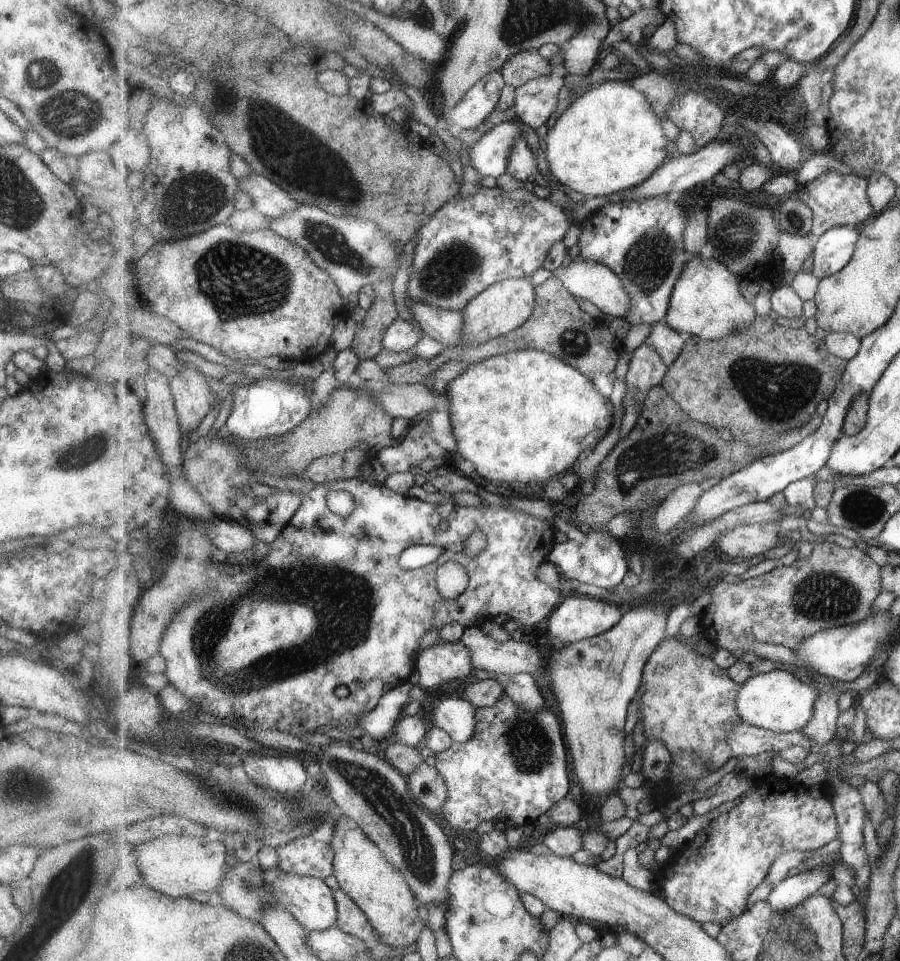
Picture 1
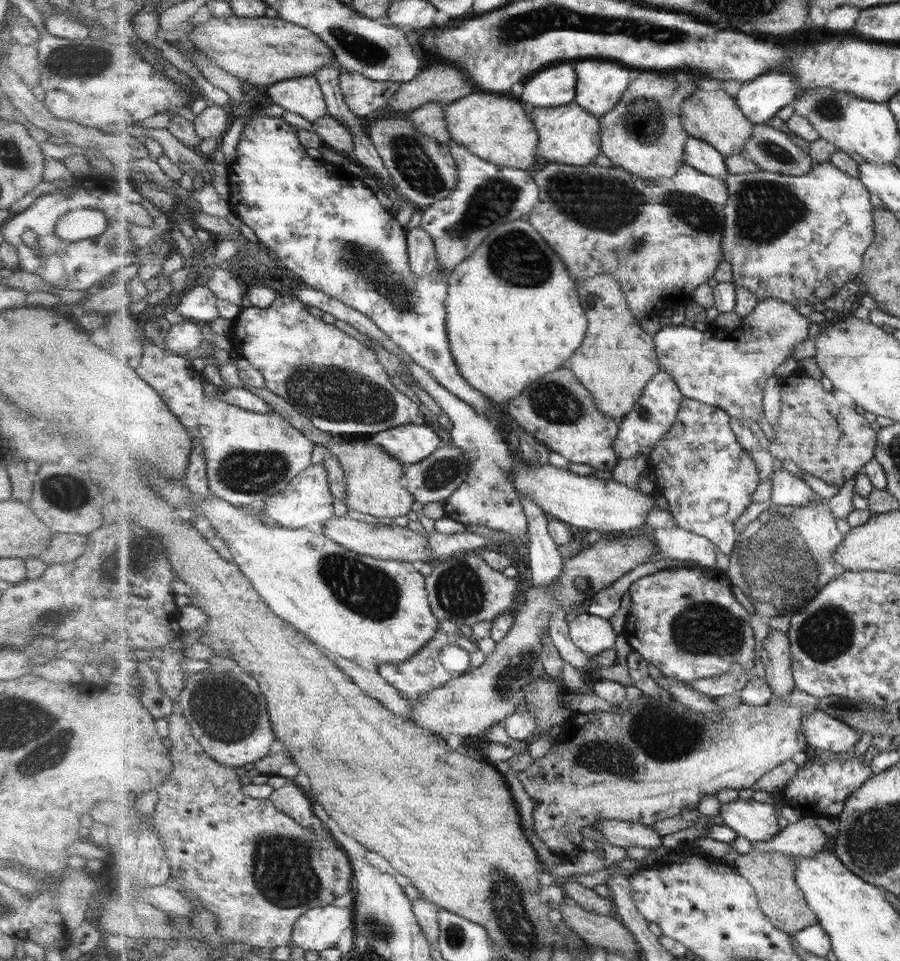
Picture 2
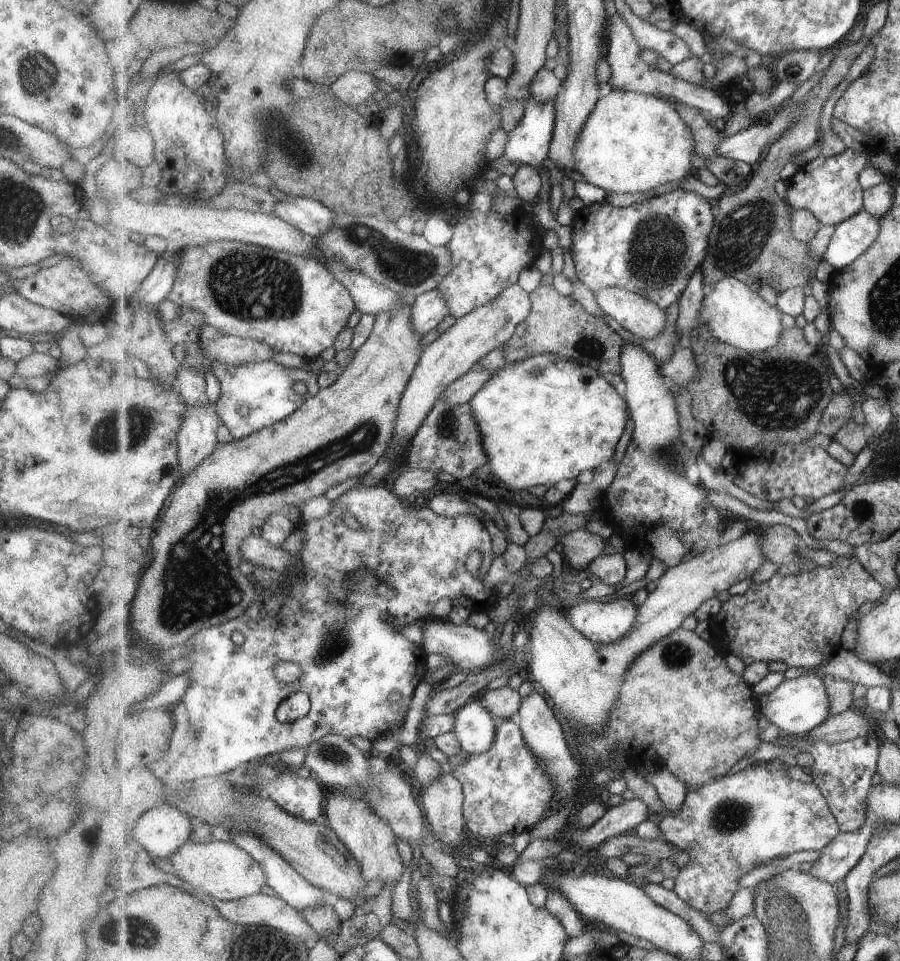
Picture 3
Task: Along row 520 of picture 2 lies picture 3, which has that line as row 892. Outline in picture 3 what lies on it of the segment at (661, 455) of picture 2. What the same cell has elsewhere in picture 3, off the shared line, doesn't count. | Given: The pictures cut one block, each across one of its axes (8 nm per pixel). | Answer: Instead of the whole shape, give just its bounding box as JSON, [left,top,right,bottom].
[660,759,841,915]

